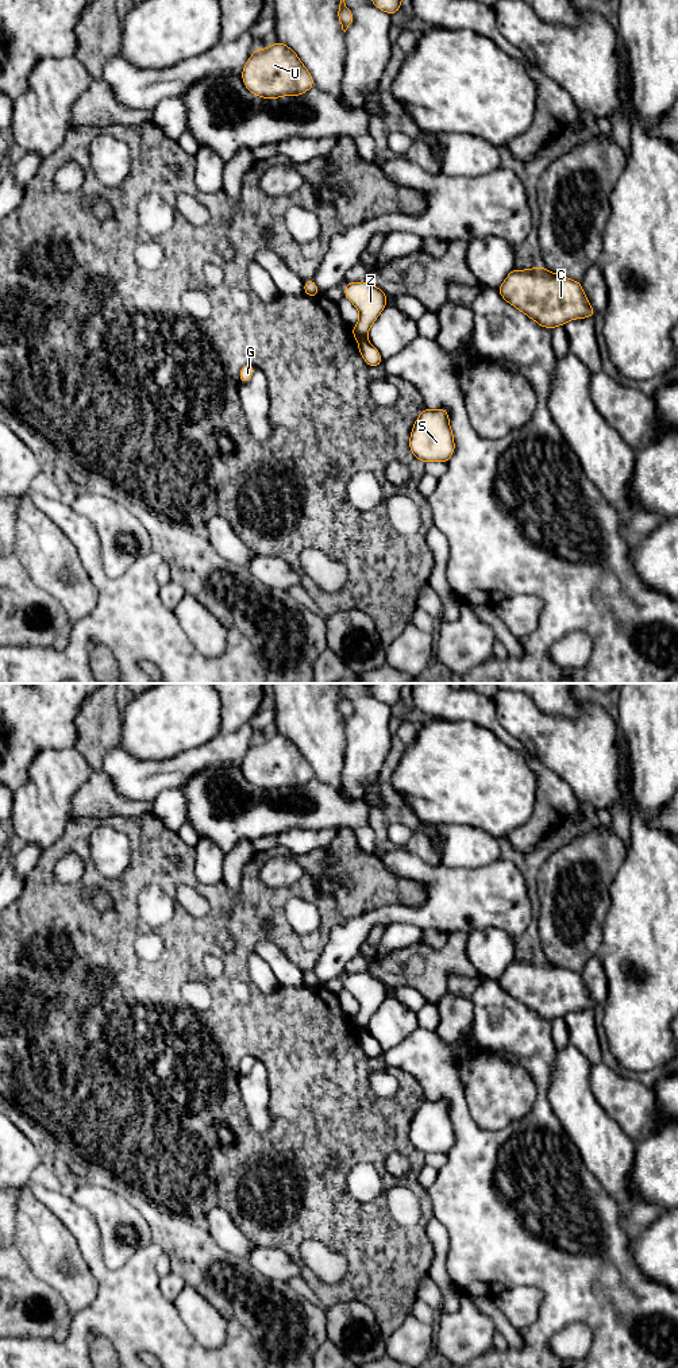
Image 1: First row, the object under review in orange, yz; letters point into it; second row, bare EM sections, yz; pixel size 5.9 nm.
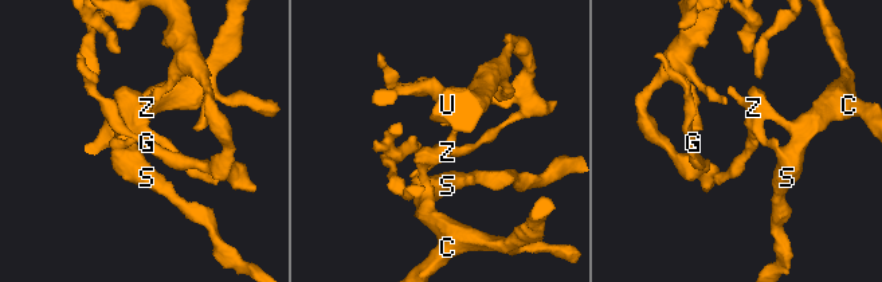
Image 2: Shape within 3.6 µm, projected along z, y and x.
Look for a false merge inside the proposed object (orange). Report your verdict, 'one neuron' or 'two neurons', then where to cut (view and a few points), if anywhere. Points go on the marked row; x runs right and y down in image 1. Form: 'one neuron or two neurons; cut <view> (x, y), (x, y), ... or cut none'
two neurons; cut yz (366, 339), (358, 342)

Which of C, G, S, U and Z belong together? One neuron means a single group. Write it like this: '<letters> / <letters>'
C S Z / G U

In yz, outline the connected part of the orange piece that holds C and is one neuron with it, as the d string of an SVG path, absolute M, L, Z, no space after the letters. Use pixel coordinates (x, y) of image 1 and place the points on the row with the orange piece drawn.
M540 265L527 270L513 269L497 290L511 305L550 330L597 313L579 281L558 275Z

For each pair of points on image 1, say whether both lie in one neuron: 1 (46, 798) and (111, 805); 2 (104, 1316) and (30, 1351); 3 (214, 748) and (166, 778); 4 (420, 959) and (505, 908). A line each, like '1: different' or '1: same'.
1: same
2: same
3: same
4: different

